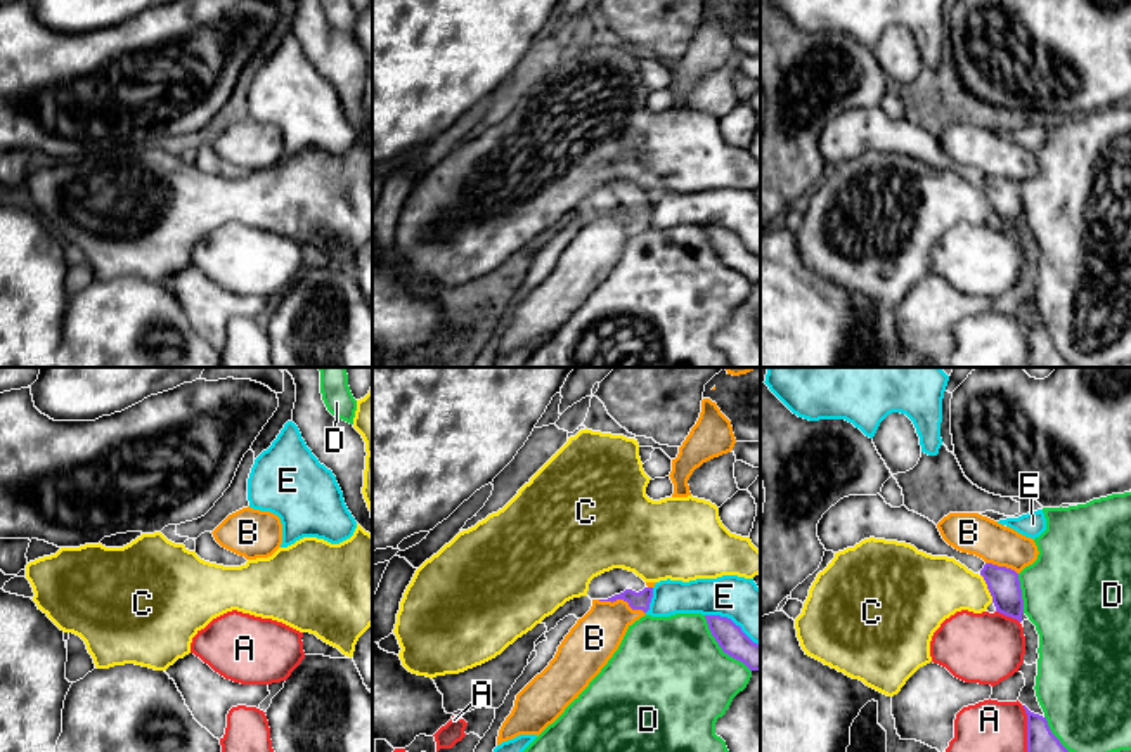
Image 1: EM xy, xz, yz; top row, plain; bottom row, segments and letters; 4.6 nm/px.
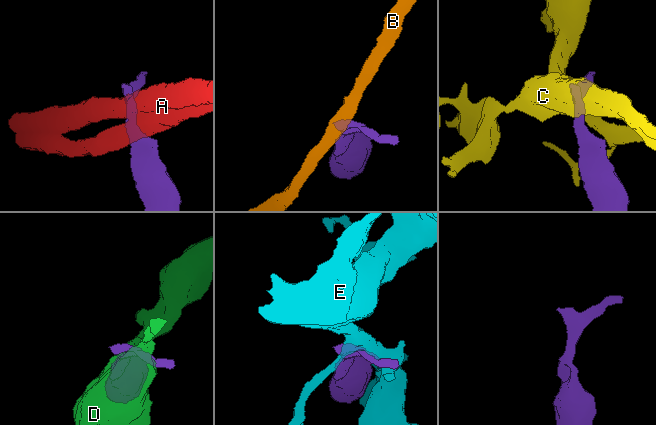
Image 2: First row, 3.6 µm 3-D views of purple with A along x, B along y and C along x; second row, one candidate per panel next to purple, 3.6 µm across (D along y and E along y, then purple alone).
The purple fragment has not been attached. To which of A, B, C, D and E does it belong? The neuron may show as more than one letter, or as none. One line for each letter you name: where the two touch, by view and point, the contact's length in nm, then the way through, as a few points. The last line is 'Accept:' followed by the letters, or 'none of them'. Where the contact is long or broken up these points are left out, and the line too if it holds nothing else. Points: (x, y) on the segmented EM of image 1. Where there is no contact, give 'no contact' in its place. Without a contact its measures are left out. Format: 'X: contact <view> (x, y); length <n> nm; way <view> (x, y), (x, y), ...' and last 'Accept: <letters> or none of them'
Accept: none of them

